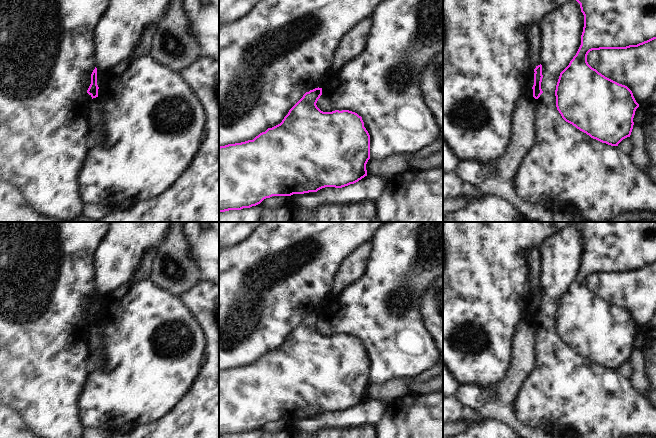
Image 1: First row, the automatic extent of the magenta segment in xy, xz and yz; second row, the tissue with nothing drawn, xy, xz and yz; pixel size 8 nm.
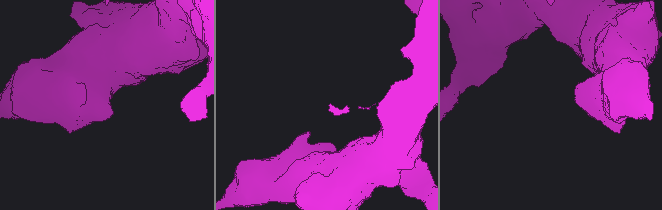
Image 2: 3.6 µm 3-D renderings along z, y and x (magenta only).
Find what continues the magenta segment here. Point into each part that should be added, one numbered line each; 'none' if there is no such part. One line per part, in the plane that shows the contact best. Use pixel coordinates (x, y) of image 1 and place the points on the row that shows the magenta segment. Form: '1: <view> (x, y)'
none

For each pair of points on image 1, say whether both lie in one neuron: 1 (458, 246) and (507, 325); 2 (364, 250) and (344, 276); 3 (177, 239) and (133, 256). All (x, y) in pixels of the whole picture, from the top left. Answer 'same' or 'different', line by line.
1: same
2: same
3: different

